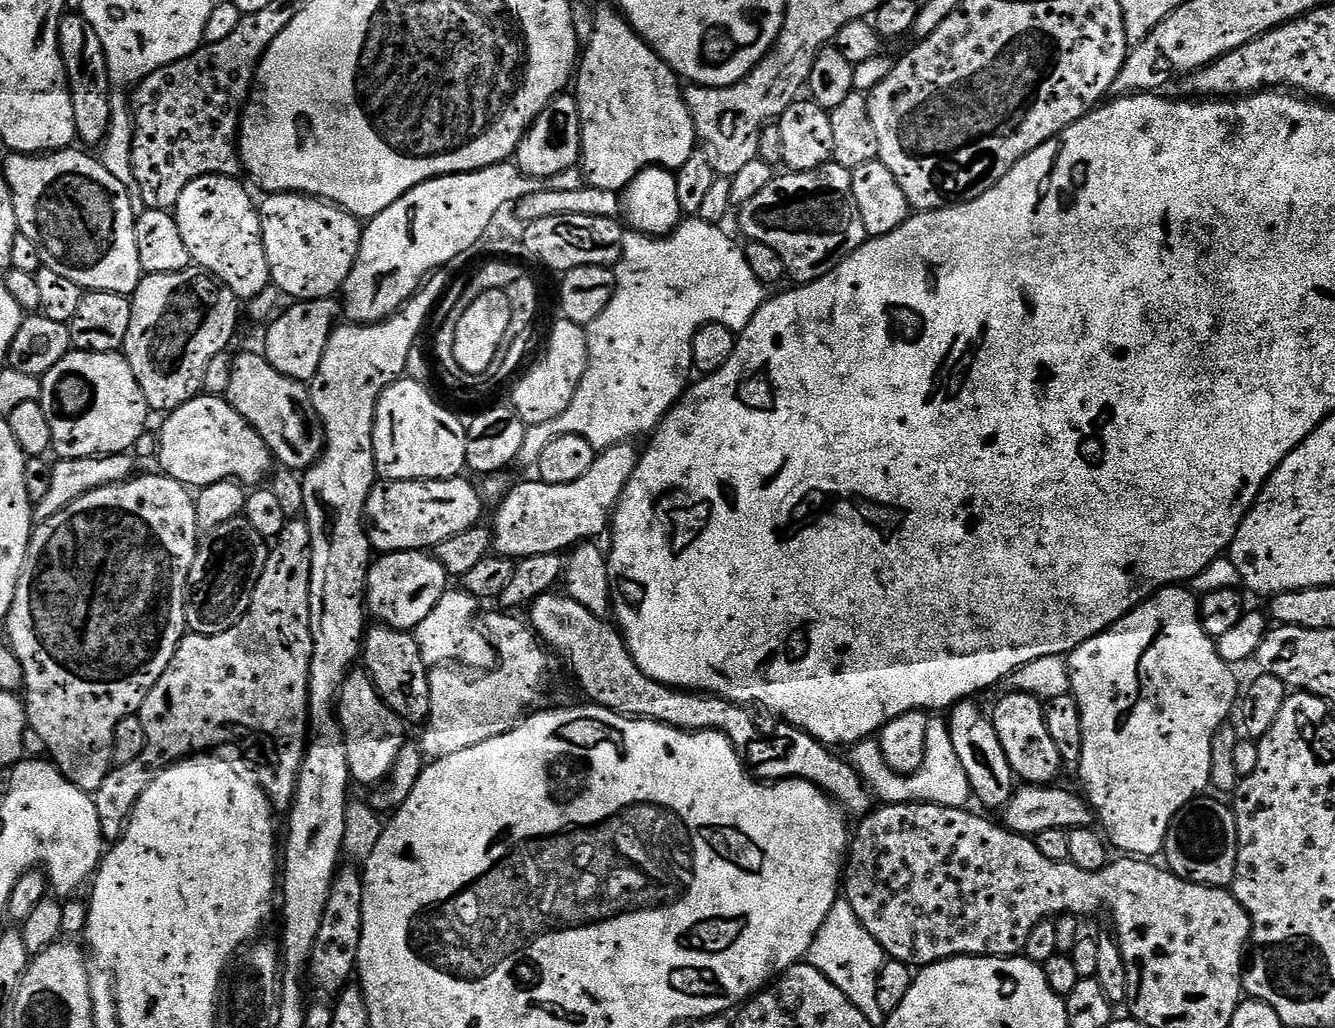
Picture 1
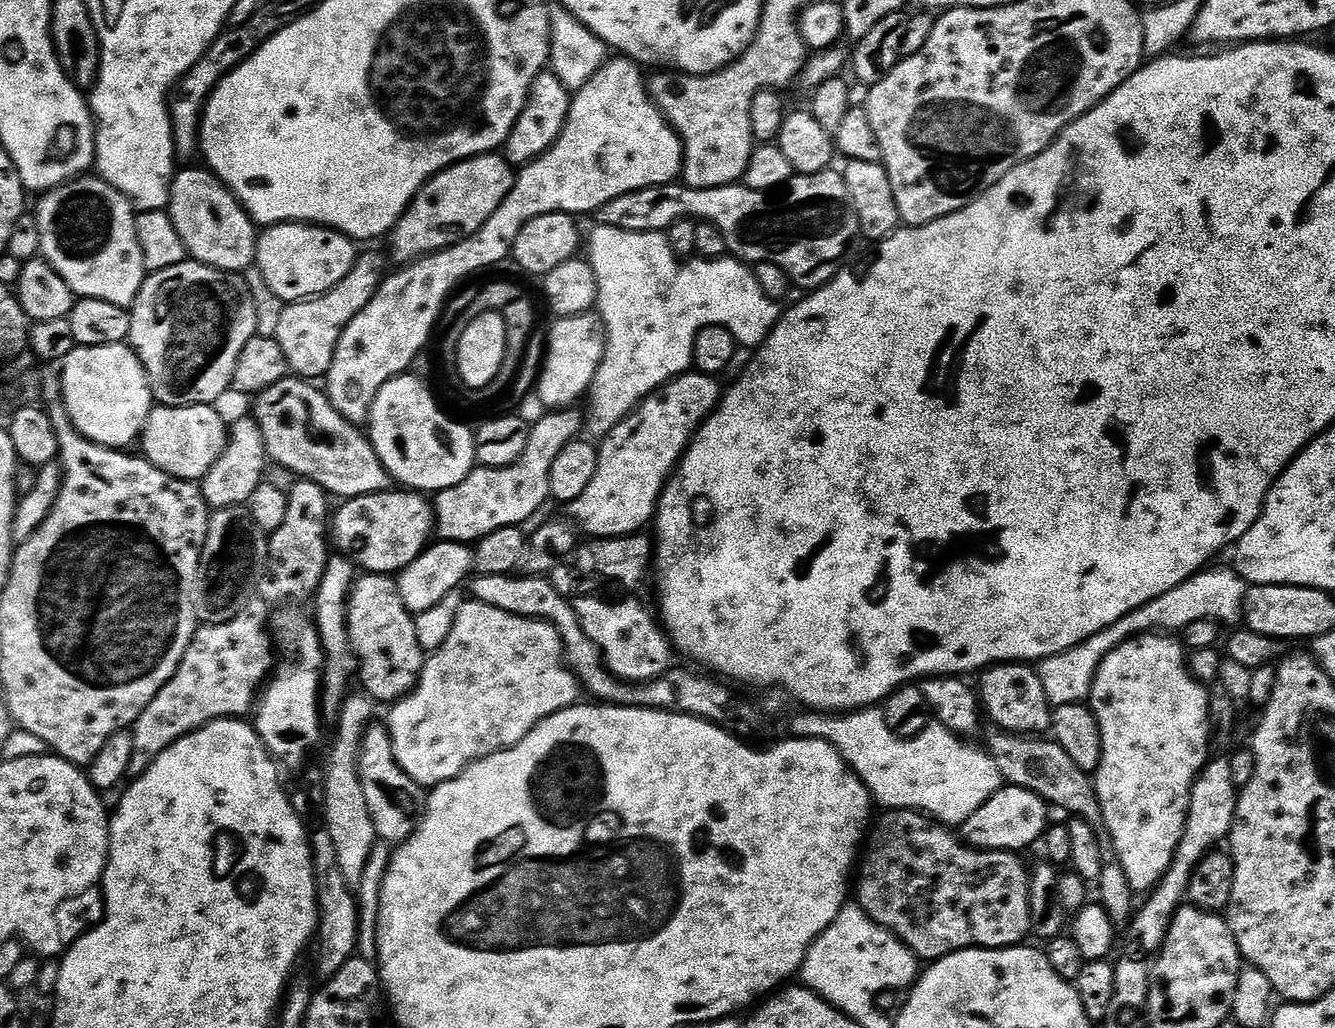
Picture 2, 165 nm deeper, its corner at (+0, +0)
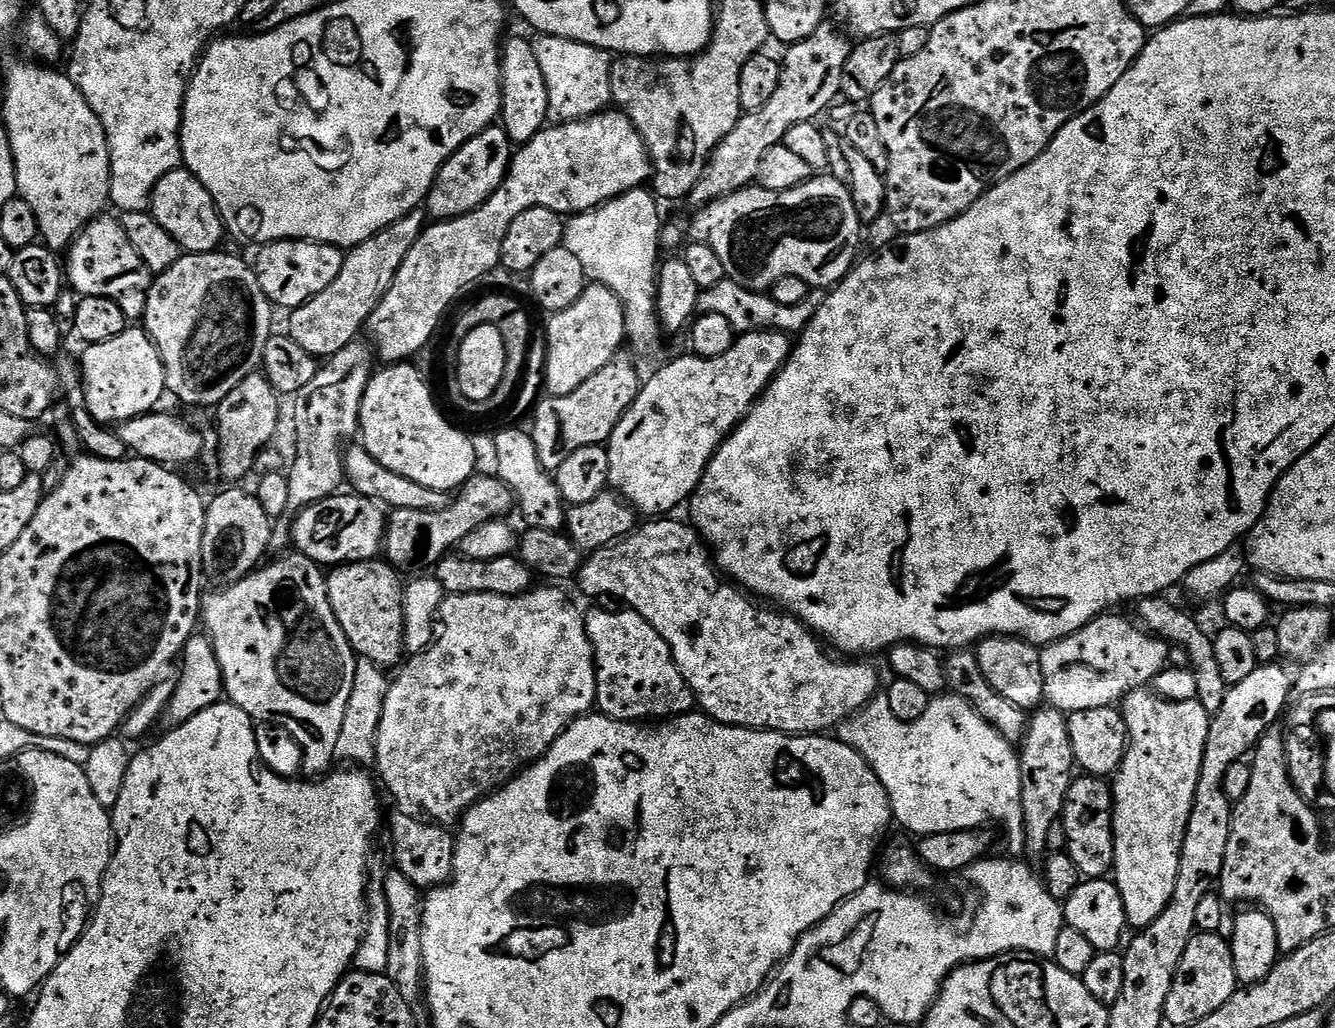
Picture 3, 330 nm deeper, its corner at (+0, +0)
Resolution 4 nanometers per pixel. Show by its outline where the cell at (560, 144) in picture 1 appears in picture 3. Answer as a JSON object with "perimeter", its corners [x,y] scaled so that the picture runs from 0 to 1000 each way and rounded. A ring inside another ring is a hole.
{"perimeter":[[[381,34],[376,43],[375,55],[375,79],[376,80],[376,103],[375,104],[374,120],[384,141],[396,140],[403,129],[407,128],[411,120],[410,104],[412,103],[412,91],[409,91],[409,76],[406,73],[406,63],[403,61],[403,55],[400,54],[400,42],[393,35]]]}

